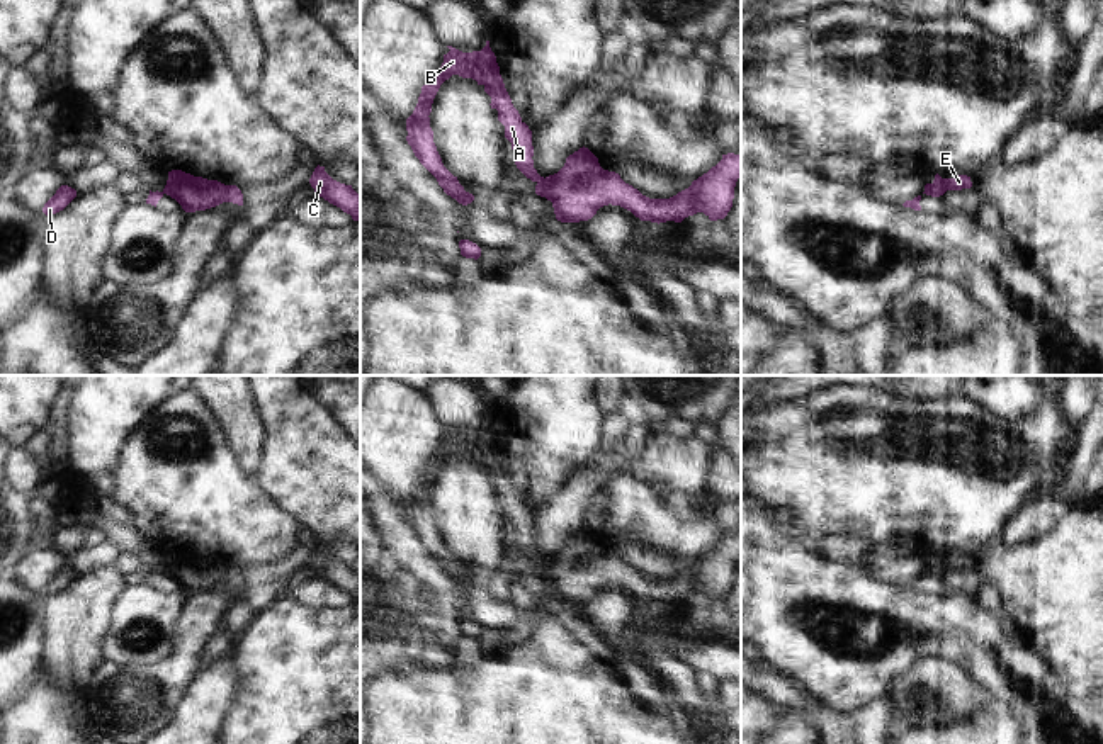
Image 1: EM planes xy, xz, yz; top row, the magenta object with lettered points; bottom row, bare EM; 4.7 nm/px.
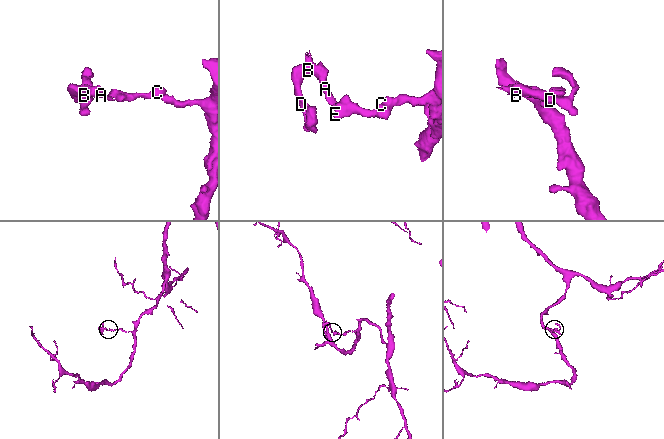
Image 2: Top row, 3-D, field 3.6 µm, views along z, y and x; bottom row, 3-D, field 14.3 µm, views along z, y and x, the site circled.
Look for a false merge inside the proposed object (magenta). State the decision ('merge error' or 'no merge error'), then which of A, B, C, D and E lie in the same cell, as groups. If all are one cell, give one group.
merge error; groups A B D / C E

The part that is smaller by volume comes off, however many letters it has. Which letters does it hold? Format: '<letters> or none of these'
A, B, D

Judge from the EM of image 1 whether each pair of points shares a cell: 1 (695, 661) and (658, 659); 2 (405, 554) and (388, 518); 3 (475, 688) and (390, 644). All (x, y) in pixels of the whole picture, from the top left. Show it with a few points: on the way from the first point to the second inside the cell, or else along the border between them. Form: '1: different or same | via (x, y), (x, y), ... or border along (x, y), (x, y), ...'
1: different | border along (673, 656), (692, 671)
2: same | via (403, 546), (391, 527)
3: different | border along (395, 668), (378, 676)

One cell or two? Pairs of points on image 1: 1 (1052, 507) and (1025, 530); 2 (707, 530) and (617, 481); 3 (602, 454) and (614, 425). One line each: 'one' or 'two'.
1: one
2: one
3: one

